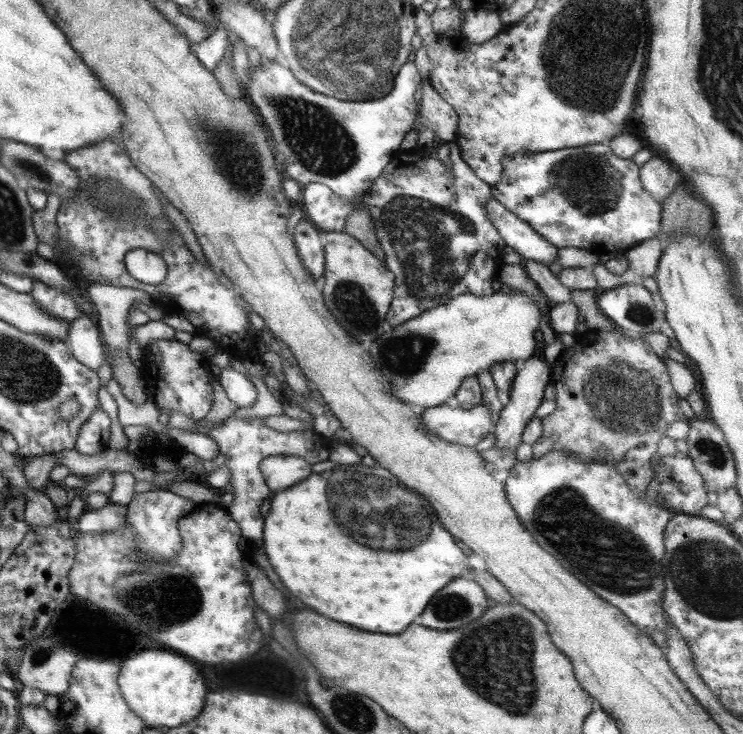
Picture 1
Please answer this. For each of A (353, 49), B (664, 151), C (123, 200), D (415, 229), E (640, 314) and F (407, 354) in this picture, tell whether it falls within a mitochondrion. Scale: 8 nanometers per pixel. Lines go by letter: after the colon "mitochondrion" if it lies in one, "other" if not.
A: mitochondrion
B: other
C: mitochondrion
D: mitochondrion
E: mitochondrion
F: mitochondrion

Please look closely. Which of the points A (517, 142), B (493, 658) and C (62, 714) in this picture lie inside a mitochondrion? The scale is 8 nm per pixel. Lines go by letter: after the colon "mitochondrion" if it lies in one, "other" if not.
A: other
B: mitochondrion
C: other

